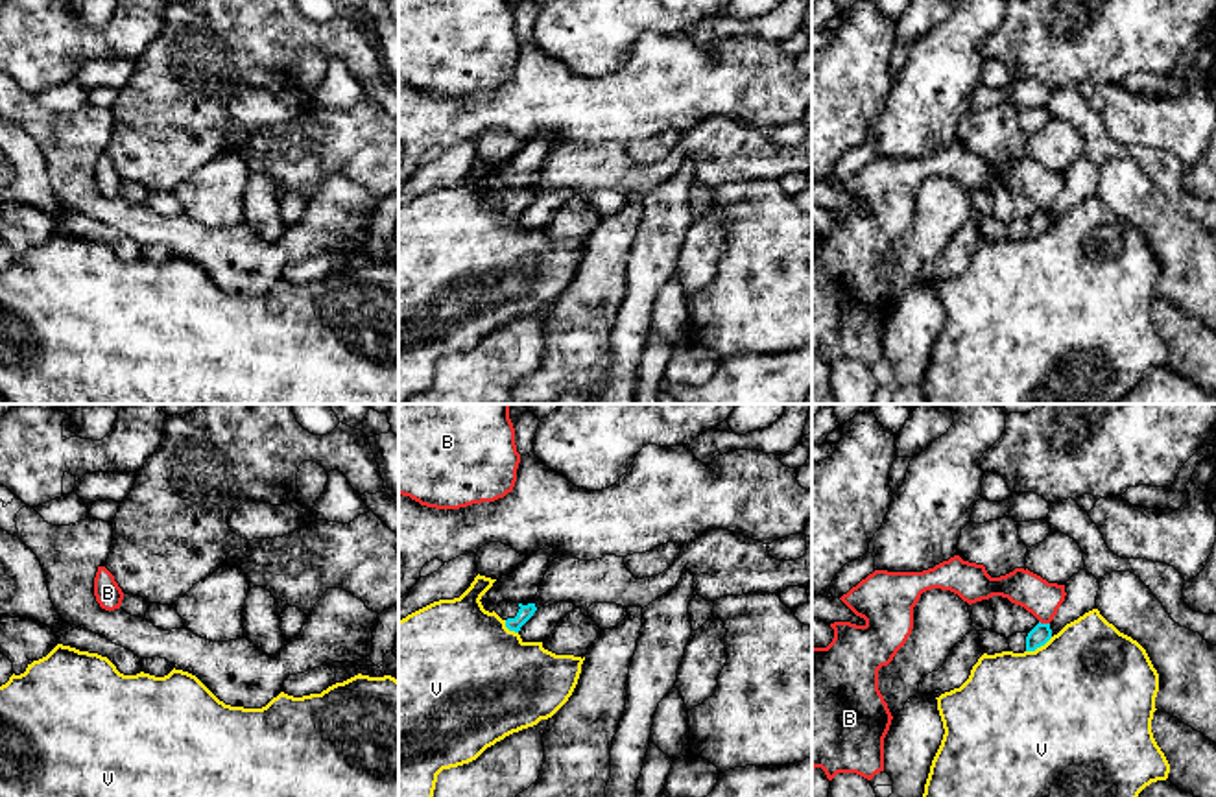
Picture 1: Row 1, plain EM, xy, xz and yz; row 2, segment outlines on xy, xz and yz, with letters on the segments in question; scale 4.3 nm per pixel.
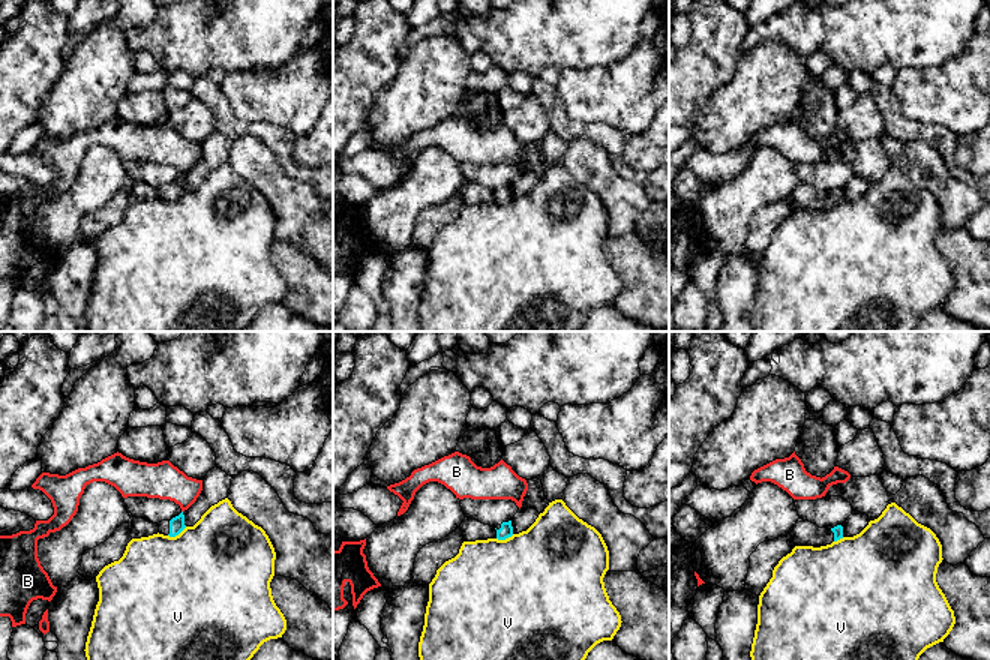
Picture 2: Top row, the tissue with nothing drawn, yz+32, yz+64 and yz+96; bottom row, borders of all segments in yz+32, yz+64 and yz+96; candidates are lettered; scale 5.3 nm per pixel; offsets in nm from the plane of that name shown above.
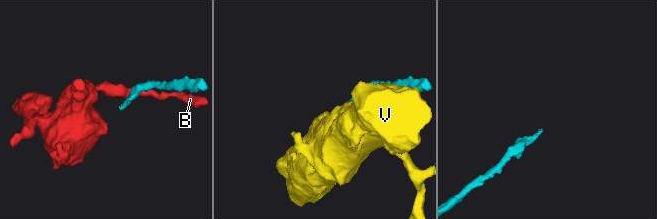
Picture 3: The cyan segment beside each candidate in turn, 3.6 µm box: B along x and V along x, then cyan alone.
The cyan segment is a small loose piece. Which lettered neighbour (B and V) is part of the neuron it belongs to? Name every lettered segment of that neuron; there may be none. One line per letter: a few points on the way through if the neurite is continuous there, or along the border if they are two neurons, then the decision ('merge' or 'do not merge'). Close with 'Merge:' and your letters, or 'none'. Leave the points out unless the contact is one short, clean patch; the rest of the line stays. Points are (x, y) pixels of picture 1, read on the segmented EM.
B: border along yz (1039, 620), (1049, 624); do not merge
V: do not merge
Merge: none

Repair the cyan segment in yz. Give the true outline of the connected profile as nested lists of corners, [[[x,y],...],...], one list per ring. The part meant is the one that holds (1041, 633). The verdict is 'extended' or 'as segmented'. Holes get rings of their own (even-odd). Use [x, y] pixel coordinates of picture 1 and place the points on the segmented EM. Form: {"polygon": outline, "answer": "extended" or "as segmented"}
{"polygon": [[[1037,624],[1030,633],[1015,633],[1009,638],[995,631],[980,631],[982,653],[995,655],[1002,651],[1024,653],[1035,651],[1052,638],[1050,624]]], "answer": "extended"}

